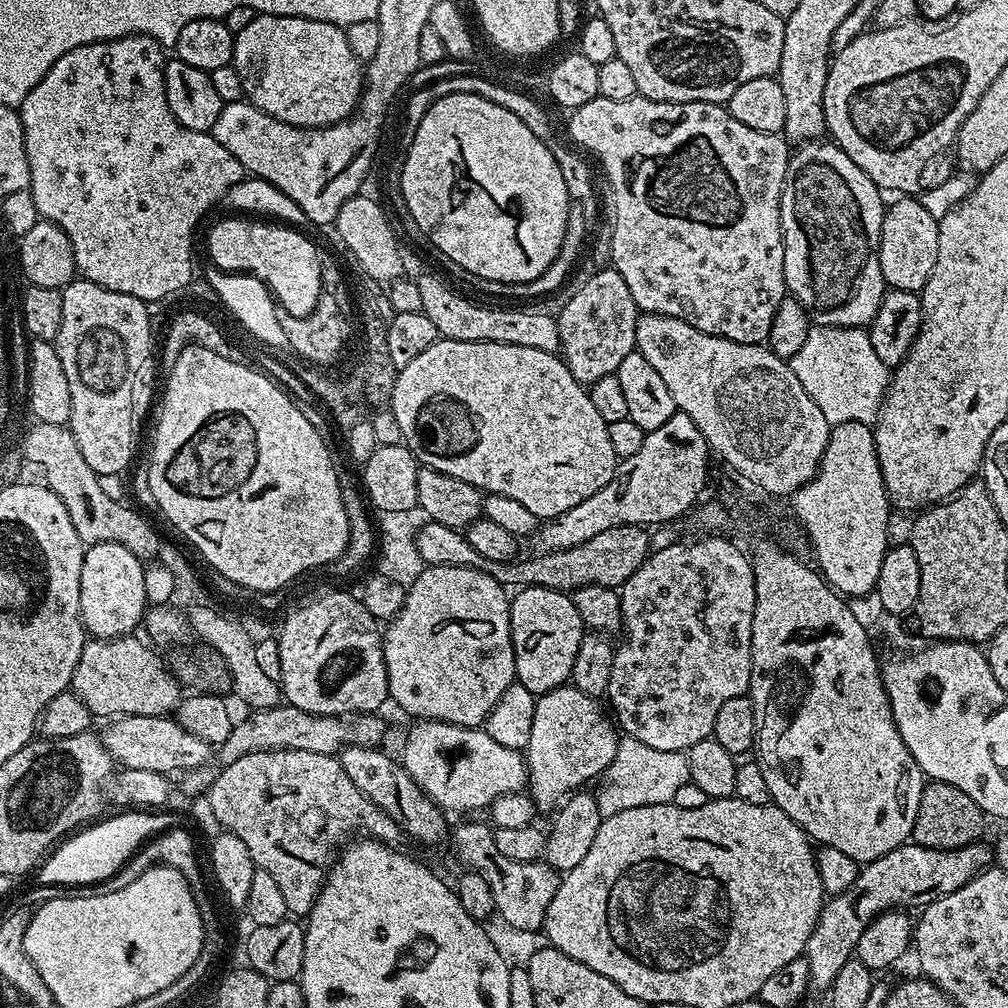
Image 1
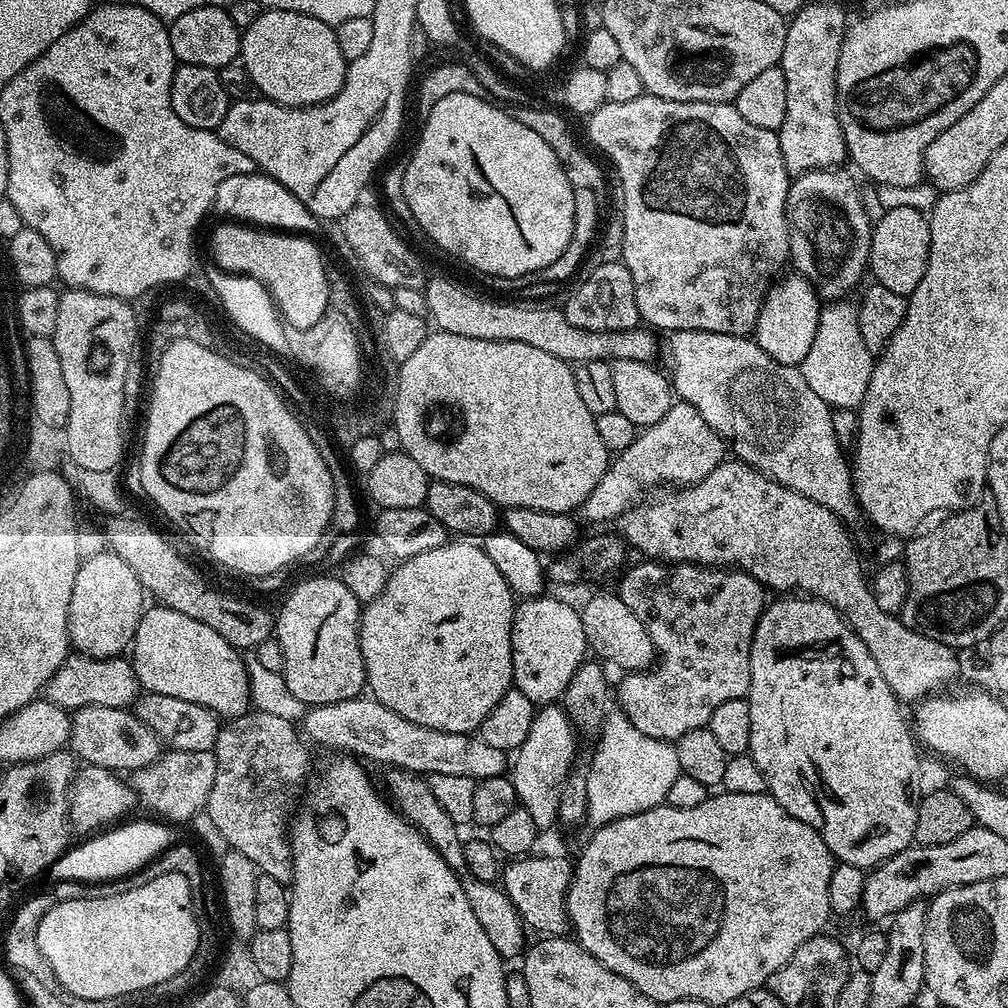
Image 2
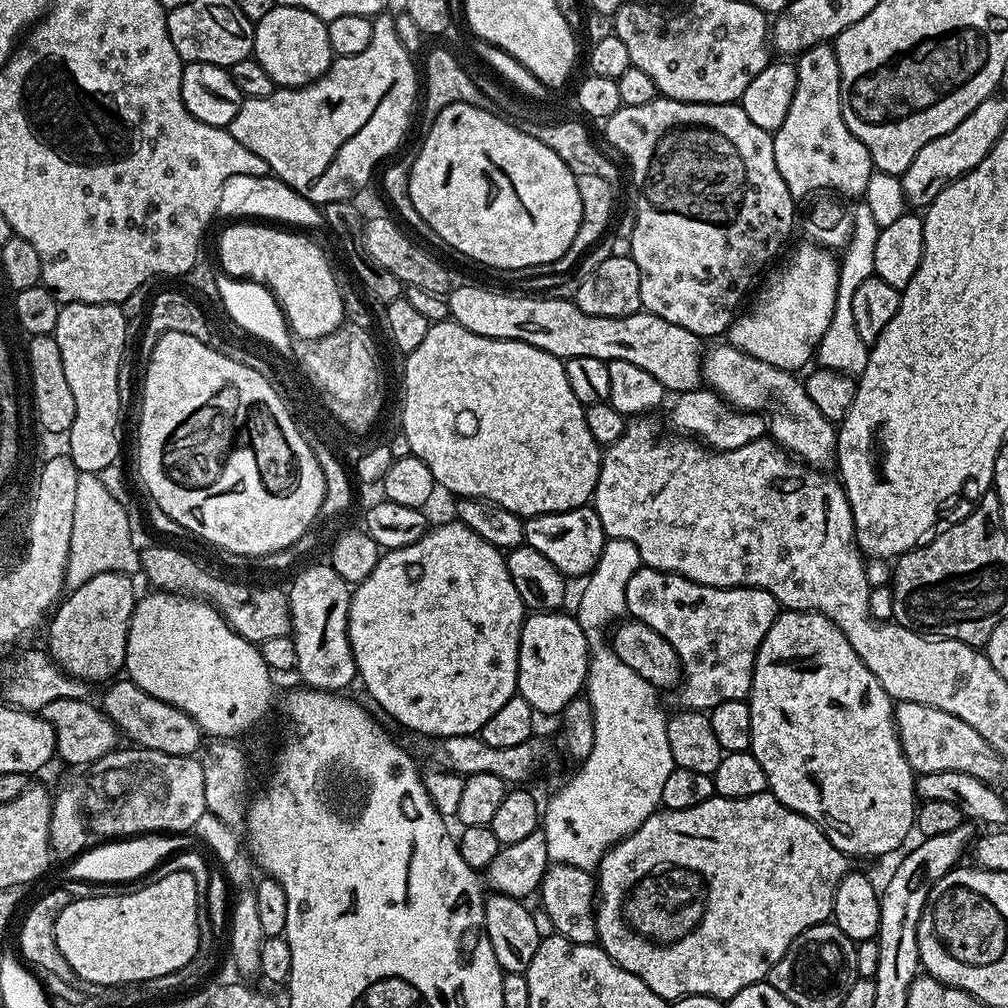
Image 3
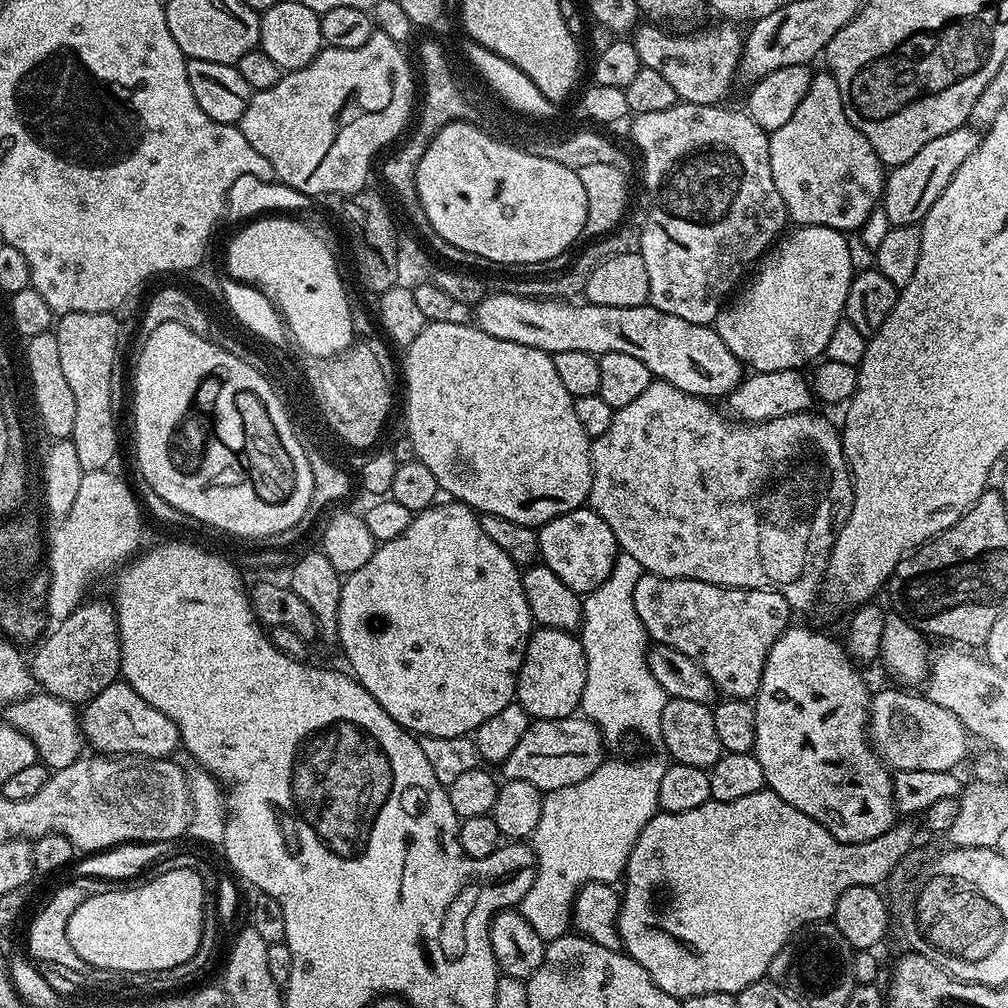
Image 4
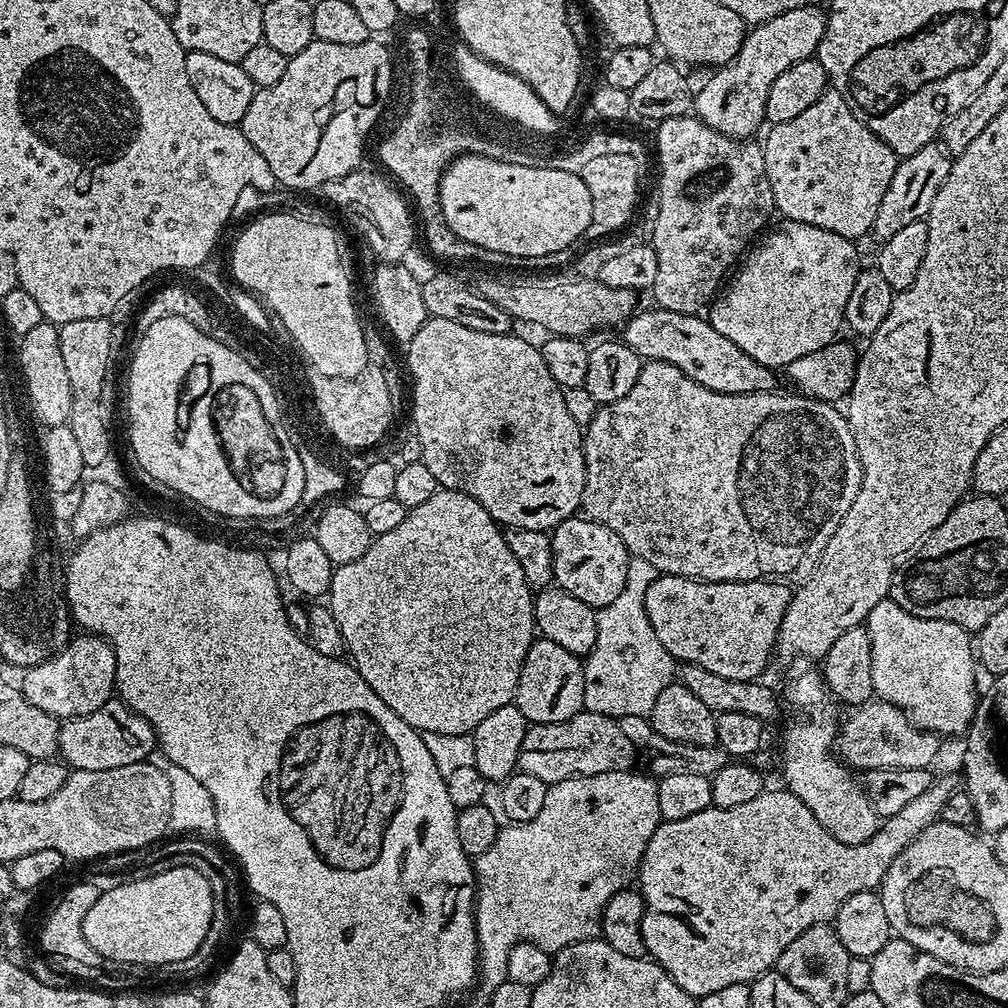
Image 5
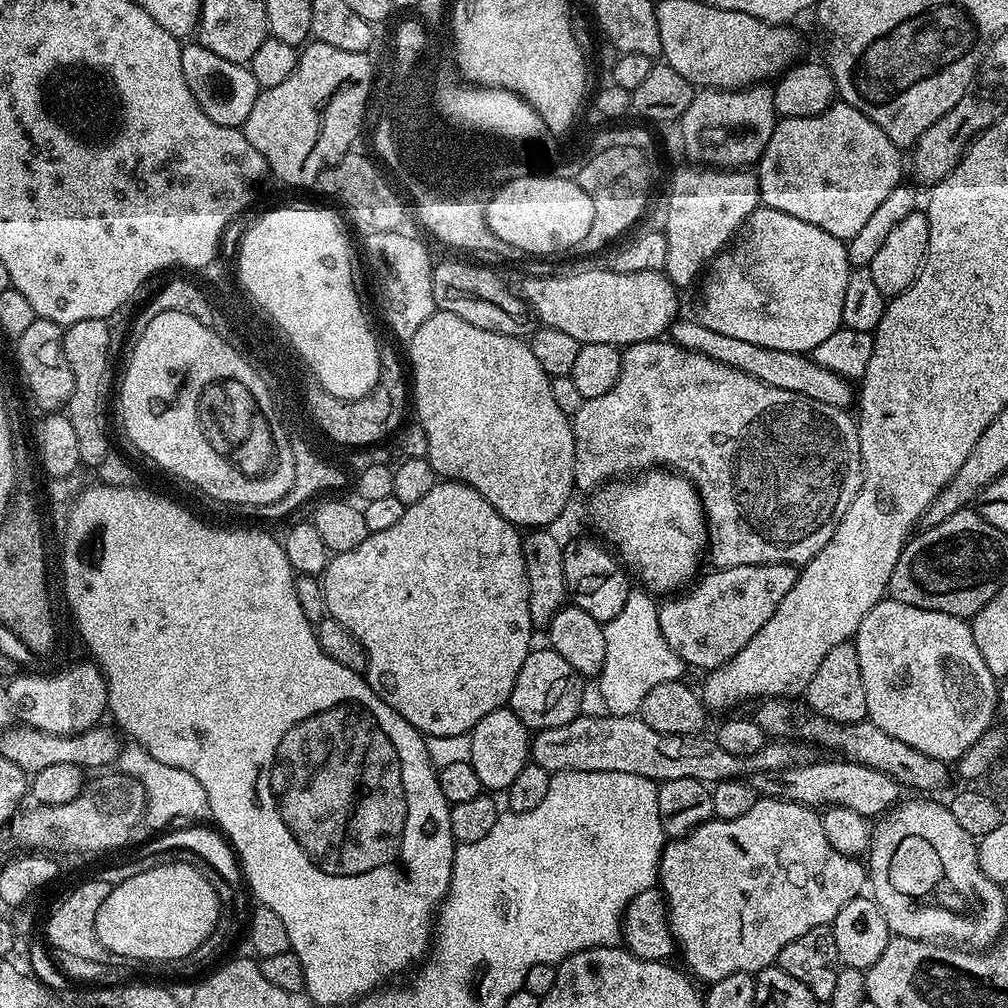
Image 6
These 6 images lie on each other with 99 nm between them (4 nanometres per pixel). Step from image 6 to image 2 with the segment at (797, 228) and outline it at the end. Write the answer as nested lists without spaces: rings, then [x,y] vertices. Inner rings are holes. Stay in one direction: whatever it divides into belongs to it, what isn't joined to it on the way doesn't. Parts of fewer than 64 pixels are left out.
[[[799,274],[791,275],[777,279],[769,288],[758,314],[754,339],[759,348],[770,354],[770,358],[783,364],[799,366],[814,343],[814,330],[818,330],[822,301],[810,281]]]

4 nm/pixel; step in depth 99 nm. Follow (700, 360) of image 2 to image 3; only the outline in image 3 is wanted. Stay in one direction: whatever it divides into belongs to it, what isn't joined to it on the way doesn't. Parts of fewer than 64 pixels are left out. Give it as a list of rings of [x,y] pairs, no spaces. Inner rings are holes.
[[[720,342],[721,344],[717,348],[712,348],[703,353],[704,357],[704,370],[702,373],[703,379],[706,381],[707,387],[712,391],[724,397],[724,401],[732,405],[733,408],[741,412],[759,412],[761,414],[767,414],[770,417],[770,436],[775,440],[785,452],[791,454],[793,457],[799,458],[803,463],[811,466],[816,470],[827,469],[827,464],[831,465],[836,459],[836,434],[838,431],[837,425],[828,420],[827,416],[822,414],[822,411],[818,410],[818,407],[814,404],[813,399],[807,394],[805,385],[800,380],[796,381],[797,377],[791,372],[786,370],[778,370],[778,366],[770,366],[770,362],[758,362],[758,358],[750,358],[750,354],[746,354],[742,350],[738,350],[734,345],[727,342]]]

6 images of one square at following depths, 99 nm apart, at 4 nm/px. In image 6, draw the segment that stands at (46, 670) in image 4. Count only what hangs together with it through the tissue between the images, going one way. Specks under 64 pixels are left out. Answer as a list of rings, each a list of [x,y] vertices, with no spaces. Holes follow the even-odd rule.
[[[95,663],[80,664],[77,668],[72,668],[69,672],[54,674],[17,674],[7,681],[8,702],[18,713],[25,725],[30,728],[37,728],[46,734],[58,734],[59,736],[73,736],[79,732],[85,732],[97,727],[100,720],[108,712],[108,684],[104,681],[104,676],[100,673]]]

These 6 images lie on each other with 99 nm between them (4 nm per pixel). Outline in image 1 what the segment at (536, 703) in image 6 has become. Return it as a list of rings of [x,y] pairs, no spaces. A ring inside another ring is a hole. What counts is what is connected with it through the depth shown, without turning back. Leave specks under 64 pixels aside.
[[[534,587],[519,589],[510,600],[510,634],[518,683],[537,697],[567,685],[571,681],[574,658],[578,658],[578,646],[585,631],[569,593]]]

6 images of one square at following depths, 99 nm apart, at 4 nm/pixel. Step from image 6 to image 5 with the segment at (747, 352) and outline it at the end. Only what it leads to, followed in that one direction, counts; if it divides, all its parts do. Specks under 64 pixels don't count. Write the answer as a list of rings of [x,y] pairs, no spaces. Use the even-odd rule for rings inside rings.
[[[659,306],[651,307],[645,312],[637,311],[622,328],[623,343],[633,348],[637,356],[645,361],[670,362],[670,366],[678,366],[682,374],[694,378],[694,382],[722,394],[737,396],[751,392],[777,391],[777,373],[754,362],[754,358],[734,346],[730,338],[718,334],[718,330],[714,330],[712,323],[703,315],[678,314]]]

